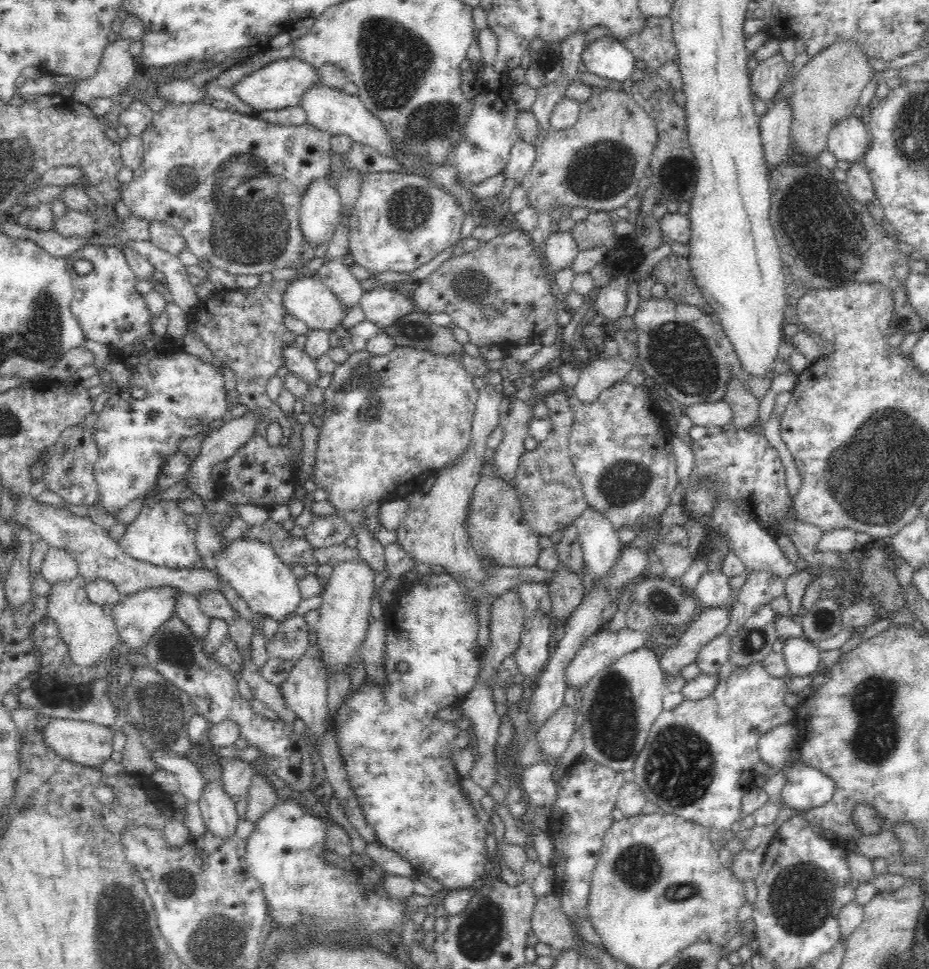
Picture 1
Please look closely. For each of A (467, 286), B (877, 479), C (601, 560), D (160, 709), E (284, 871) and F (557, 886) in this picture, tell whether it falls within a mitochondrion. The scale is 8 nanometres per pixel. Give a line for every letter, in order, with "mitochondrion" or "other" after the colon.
A: mitochondrion
B: mitochondrion
C: other
D: mitochondrion
E: other
F: other

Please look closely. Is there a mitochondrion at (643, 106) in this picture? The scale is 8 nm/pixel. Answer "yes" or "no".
no

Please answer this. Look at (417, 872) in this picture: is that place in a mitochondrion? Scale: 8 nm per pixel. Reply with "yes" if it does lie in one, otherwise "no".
no

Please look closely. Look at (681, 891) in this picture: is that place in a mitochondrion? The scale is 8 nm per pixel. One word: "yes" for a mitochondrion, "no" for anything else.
yes

